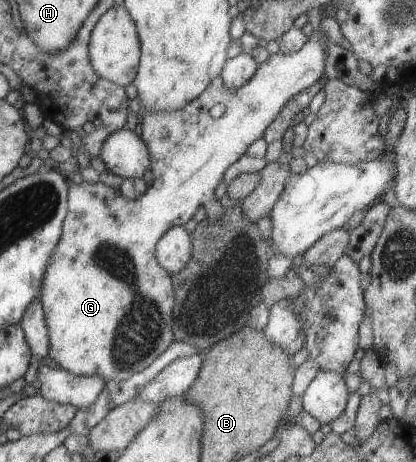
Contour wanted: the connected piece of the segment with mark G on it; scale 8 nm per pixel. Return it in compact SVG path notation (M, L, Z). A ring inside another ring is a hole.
M318 30L306 41L306 44L296 52L293 53L275 53L267 58L267 61L259 64L254 76L246 81L240 88L232 90L228 88L221 77L221 74L215 76L210 84L197 96L194 97L188 104L185 104L182 109L170 109L169 111L142 111L140 121L142 123L142 140L146 143L151 156L151 169L154 174L154 180L147 187L147 191L142 193L138 198L126 198L120 189L114 189L104 185L98 181L94 184L89 184L82 181L80 184L75 184L69 178L68 189L68 204L67 215L63 222L63 231L54 252L50 256L50 260L46 265L46 270L43 276L41 288L41 303L43 304L43 311L46 319L46 326L49 332L49 355L68 372L78 376L98 375L106 381L125 381L133 374L144 370L157 356L160 356L174 341L175 336L172 334L172 308L175 303L175 292L171 274L164 270L157 261L155 255L155 248L161 236L164 236L172 227L183 227L188 220L190 220L200 206L208 208L210 212L214 210L216 196L214 190L222 182L224 172L245 154L246 149L258 138L264 137L264 131L270 123L280 114L280 111L294 94L302 92L305 88L312 86L320 78L324 77L326 66L326 51L325 44L328 42L327 36L322 30Z

